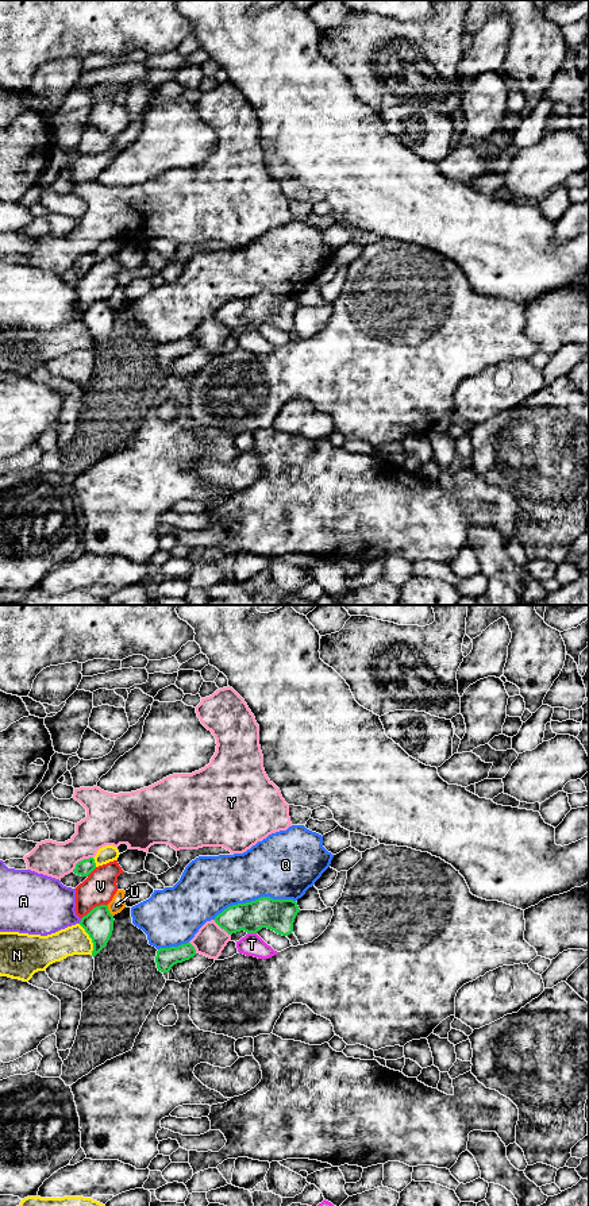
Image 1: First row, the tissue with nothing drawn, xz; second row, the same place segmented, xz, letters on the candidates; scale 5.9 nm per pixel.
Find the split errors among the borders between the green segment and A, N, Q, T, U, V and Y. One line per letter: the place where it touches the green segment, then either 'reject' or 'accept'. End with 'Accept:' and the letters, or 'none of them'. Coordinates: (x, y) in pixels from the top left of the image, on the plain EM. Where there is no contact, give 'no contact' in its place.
A: xz (80, 316) | reject
N: xz (91, 332) | reject
Q: xz (255, 295) | reject
T: xz (251, 327) | reject
U: xz (108, 305) | reject
V: xz (93, 303) | reject
Y: xz (81, 255) | reject
Accept: none of them

